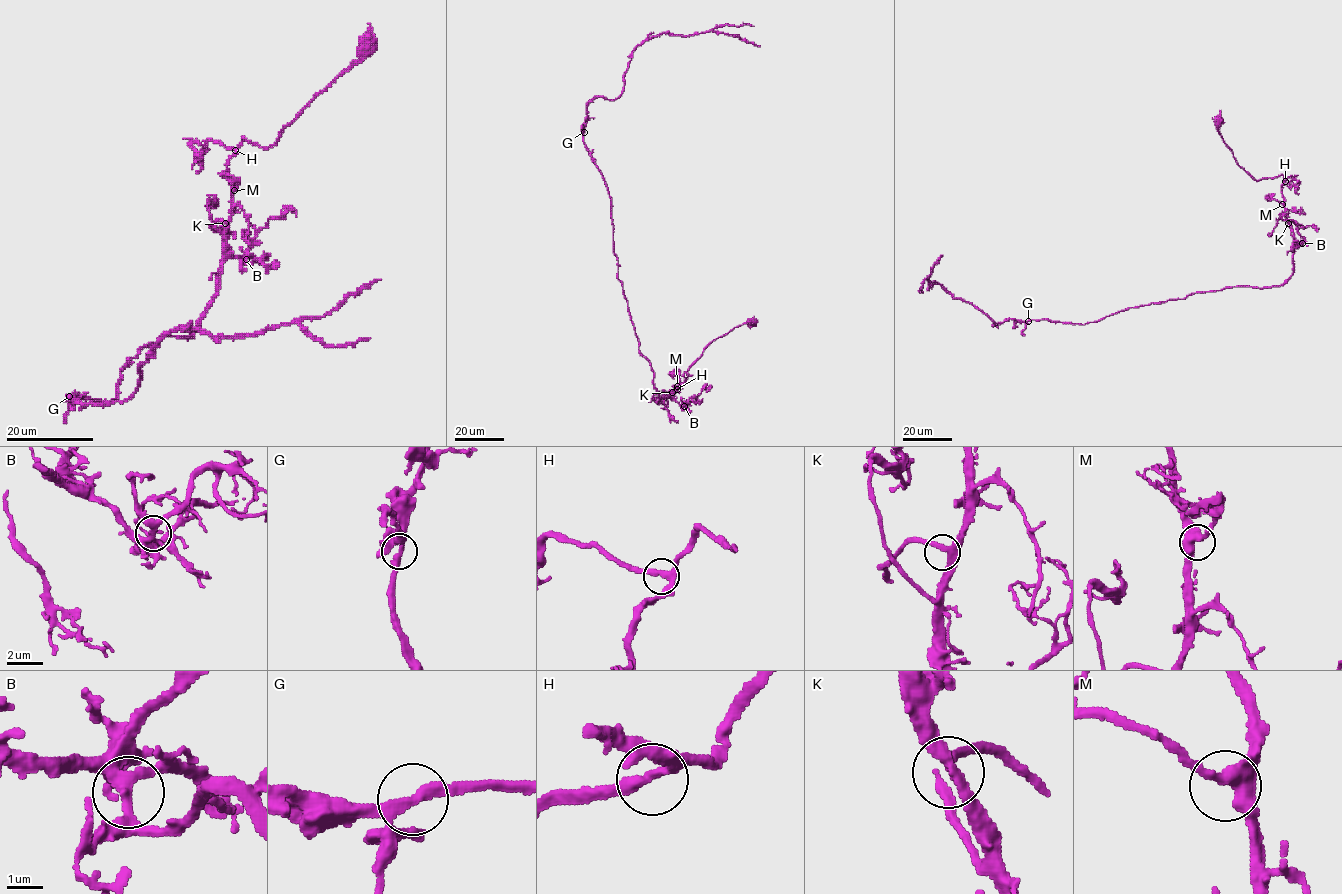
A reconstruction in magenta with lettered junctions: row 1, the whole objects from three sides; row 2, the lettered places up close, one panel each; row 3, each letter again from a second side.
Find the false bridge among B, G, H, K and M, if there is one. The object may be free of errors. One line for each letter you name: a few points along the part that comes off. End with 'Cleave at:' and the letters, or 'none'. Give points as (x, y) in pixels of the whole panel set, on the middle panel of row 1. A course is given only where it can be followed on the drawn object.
Cleave at: none

